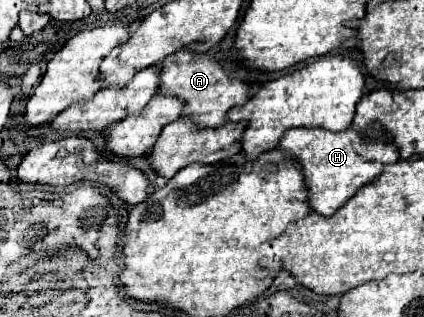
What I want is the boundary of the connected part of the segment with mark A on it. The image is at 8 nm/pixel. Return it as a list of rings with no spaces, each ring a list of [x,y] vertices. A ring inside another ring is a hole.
[[[188,50],[174,52],[160,64],[158,94],[178,98],[184,108],[182,116],[192,118],[198,128],[218,128],[226,122],[226,112],[232,106],[240,106],[250,98],[250,86],[236,78],[230,78],[218,60],[202,58],[200,54],[190,54]]]

